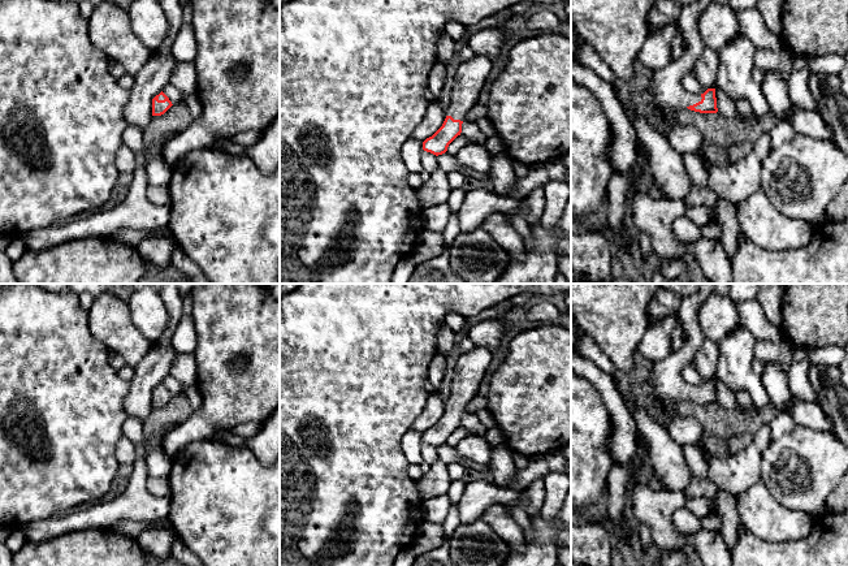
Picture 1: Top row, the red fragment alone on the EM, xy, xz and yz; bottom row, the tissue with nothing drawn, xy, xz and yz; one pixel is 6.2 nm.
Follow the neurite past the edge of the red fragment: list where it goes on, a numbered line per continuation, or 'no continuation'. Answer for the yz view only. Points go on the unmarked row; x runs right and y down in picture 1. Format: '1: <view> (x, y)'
1: yz (669, 385)

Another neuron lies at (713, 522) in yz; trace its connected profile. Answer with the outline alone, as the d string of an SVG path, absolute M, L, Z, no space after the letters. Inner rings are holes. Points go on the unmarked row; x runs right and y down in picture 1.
M711 514L710 517L704 518L701 522L702 522L702 528L710 531L721 530L721 518L718 517L718 514Z

